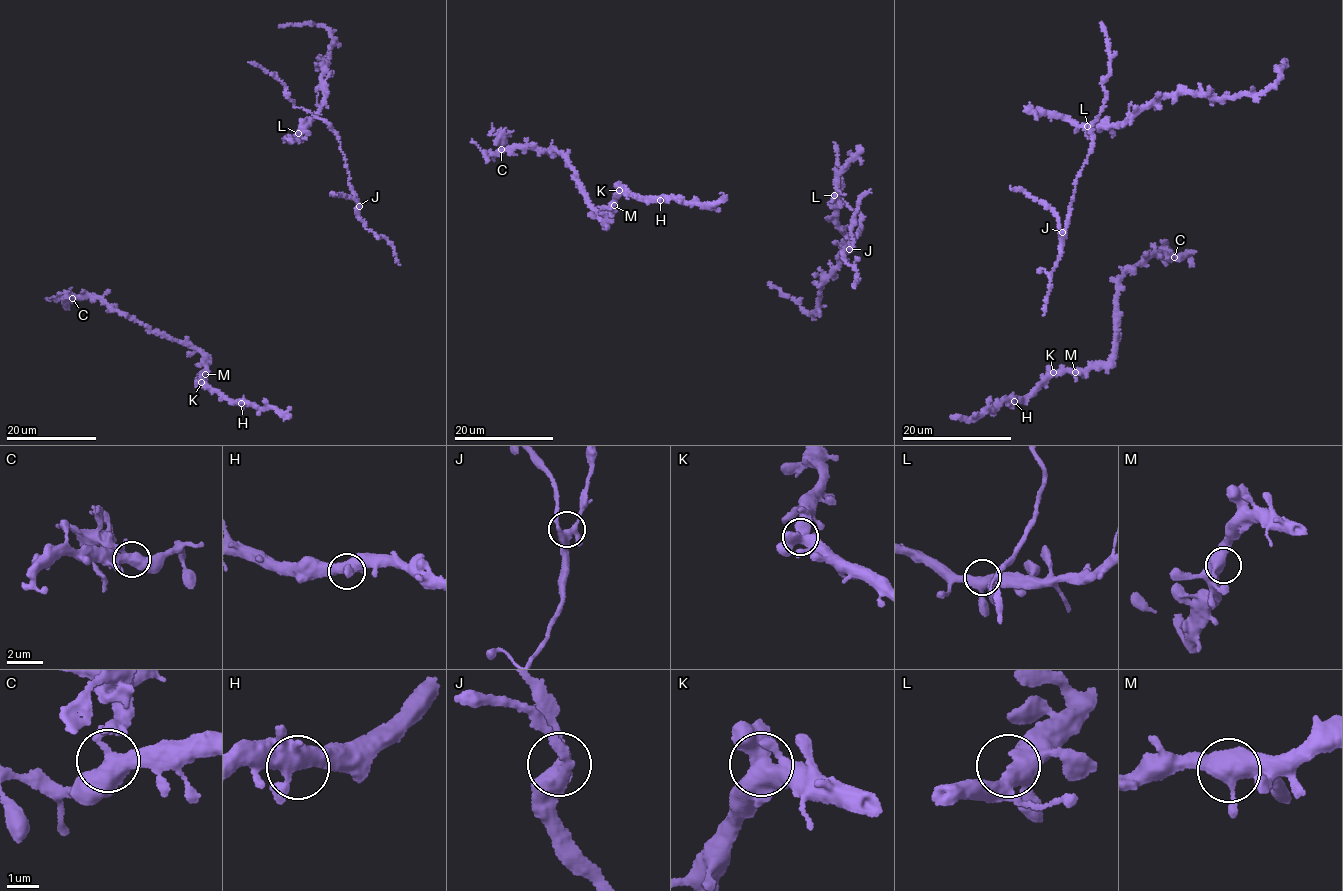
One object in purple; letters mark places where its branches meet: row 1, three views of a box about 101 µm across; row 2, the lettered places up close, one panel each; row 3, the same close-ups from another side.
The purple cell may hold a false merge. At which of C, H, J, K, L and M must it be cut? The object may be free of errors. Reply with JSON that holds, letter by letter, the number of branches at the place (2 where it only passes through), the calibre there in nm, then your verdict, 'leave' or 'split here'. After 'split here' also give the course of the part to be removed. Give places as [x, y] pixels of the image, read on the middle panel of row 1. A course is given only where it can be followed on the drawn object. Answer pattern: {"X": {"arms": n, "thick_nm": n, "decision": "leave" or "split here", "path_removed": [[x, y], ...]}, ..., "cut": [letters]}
{"C": {"arms": 3, "thick_nm": 480, "decision": "split here", "path_removed": [[501, 149], [502, 140], [492, 134], [491, 123]]}, "H": {"arms": 3, "thick_nm": 480, "decision": "leave"}, "J": {"arms": 3, "thick_nm": 400, "decision": "leave"}, "K": {"arms": 3, "thick_nm": 480, "decision": "leave"}, "L": {"arms": 3, "thick_nm": 440, "decision": "leave"}, "M": {"arms": 3, "thick_nm": 480, "decision": "leave"}, "cut": ["C"]}

